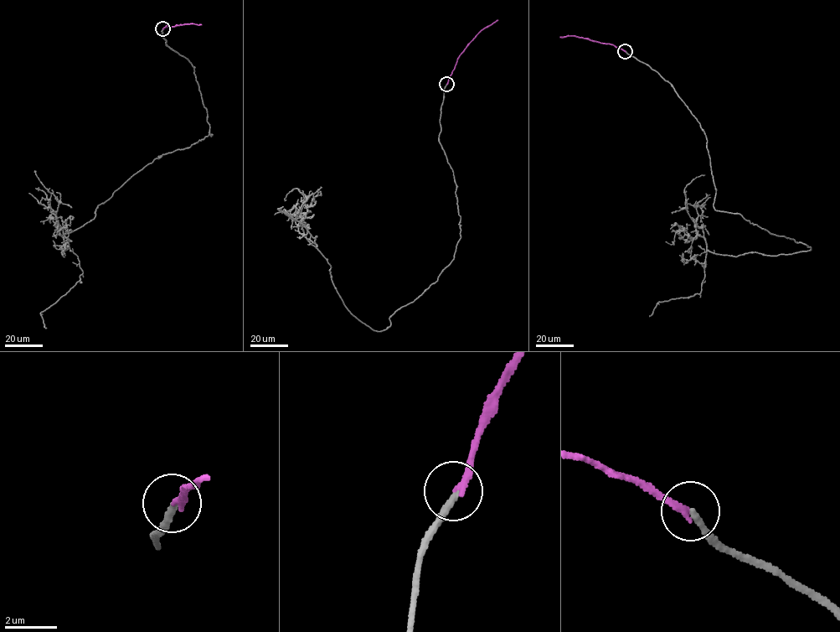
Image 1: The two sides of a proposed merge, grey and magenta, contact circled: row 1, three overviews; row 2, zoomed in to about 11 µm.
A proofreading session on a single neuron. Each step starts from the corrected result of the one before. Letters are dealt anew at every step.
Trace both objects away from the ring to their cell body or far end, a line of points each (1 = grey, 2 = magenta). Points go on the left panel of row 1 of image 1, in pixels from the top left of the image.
1: (162, 28), (166, 45), (194, 68), (213, 134), (158, 156), (64, 235), (83, 272), (41, 313), (46, 328)
2: (162, 28), (167, 25), (201, 24)

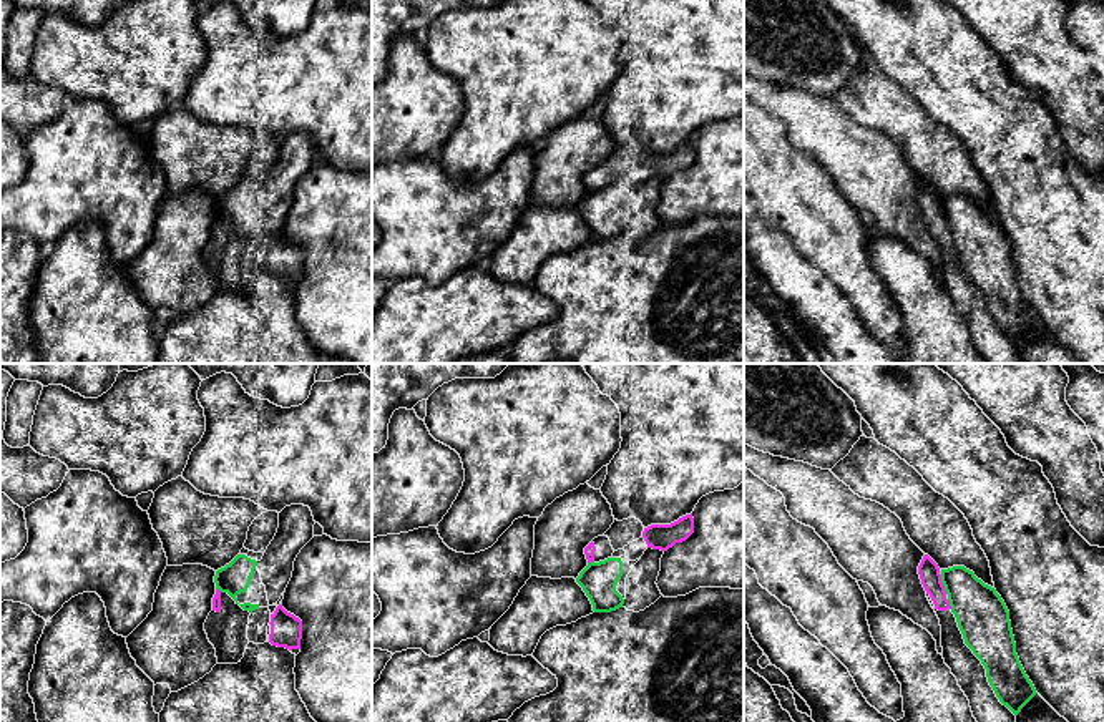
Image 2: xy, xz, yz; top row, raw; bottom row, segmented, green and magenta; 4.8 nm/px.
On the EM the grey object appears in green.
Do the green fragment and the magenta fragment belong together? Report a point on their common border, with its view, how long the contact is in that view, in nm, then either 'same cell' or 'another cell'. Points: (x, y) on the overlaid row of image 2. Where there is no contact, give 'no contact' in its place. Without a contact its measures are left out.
yz (943, 585) | 100 nm | another cell

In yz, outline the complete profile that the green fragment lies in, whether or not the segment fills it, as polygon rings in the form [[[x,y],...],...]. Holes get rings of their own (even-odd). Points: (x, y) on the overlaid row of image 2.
[[[965,566],[941,569],[941,583],[965,644],[984,666],[999,702],[1018,715],[1038,692],[1016,654],[1004,601]]]

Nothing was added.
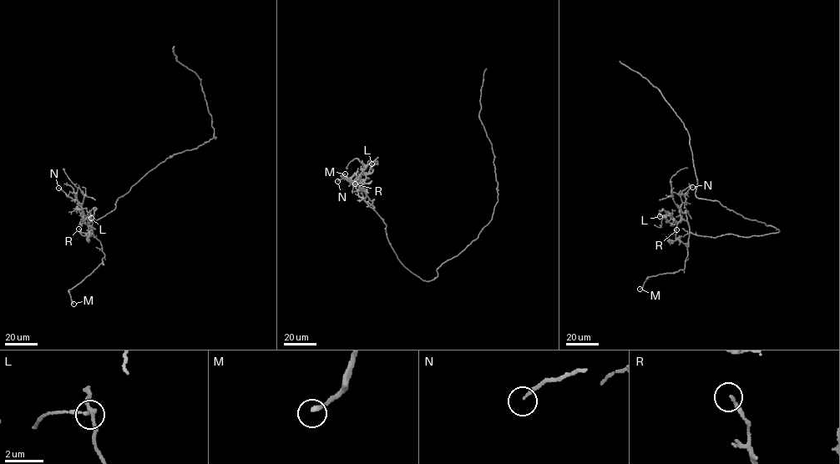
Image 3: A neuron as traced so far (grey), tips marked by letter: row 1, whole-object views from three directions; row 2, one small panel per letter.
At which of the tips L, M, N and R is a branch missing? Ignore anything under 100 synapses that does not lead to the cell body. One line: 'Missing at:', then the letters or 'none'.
Missing at: none

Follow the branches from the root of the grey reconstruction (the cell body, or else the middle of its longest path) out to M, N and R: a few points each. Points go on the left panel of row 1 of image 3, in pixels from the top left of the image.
M: (175, 153), (118, 199), (112, 211), (88, 224), (104, 256), (97, 269), (68, 290), (73, 304)
N: (175, 153), (148, 172), (128, 193), (118, 199), (112, 211), (88, 224), (78, 201), (58, 188)
R: (175, 153), (118, 199), (112, 211), (88, 223), (93, 234), (91, 230), (88, 236), (83, 235), (78, 229)

